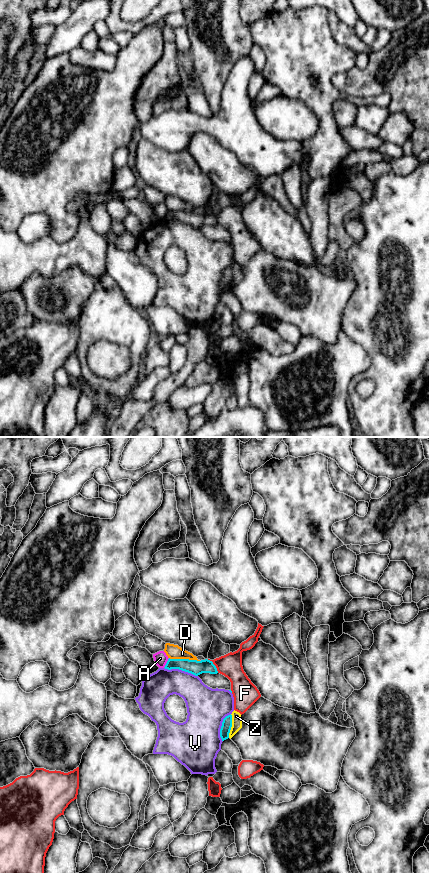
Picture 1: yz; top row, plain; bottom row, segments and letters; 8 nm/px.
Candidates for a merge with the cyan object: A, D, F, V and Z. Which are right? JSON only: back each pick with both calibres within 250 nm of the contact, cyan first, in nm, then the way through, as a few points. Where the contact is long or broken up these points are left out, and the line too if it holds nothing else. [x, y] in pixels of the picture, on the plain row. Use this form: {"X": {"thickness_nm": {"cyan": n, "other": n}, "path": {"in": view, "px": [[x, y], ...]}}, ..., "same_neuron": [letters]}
{"same_neuron": []}

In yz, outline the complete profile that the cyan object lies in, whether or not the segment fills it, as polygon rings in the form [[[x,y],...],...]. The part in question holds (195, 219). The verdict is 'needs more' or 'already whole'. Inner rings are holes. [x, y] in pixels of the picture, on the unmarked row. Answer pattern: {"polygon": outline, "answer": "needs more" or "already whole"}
{"polygon": [[[168,211],[165,221],[179,221],[195,228],[202,225],[217,226],[217,220],[212,213],[205,211],[201,213],[189,211]]], "answer": "already whole"}

